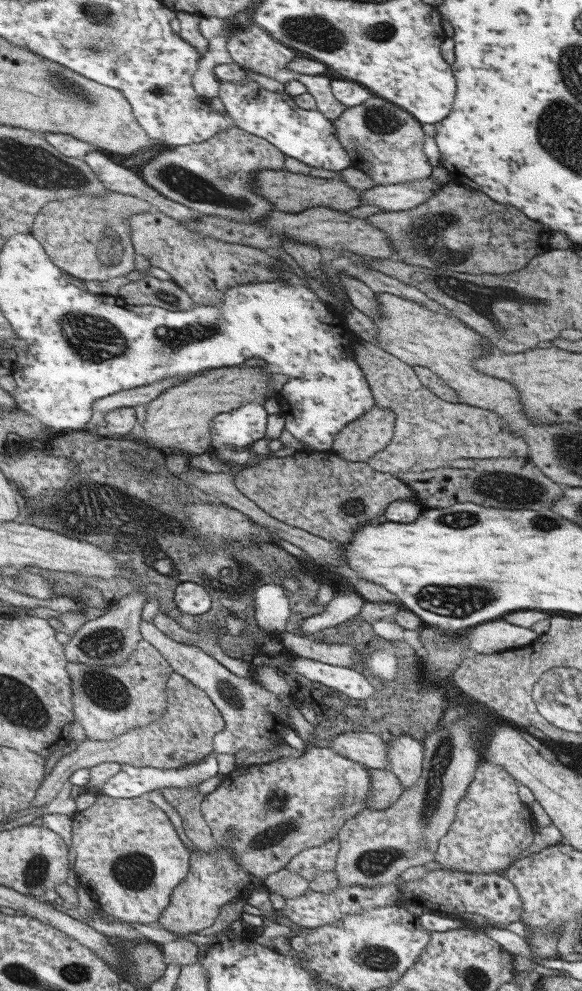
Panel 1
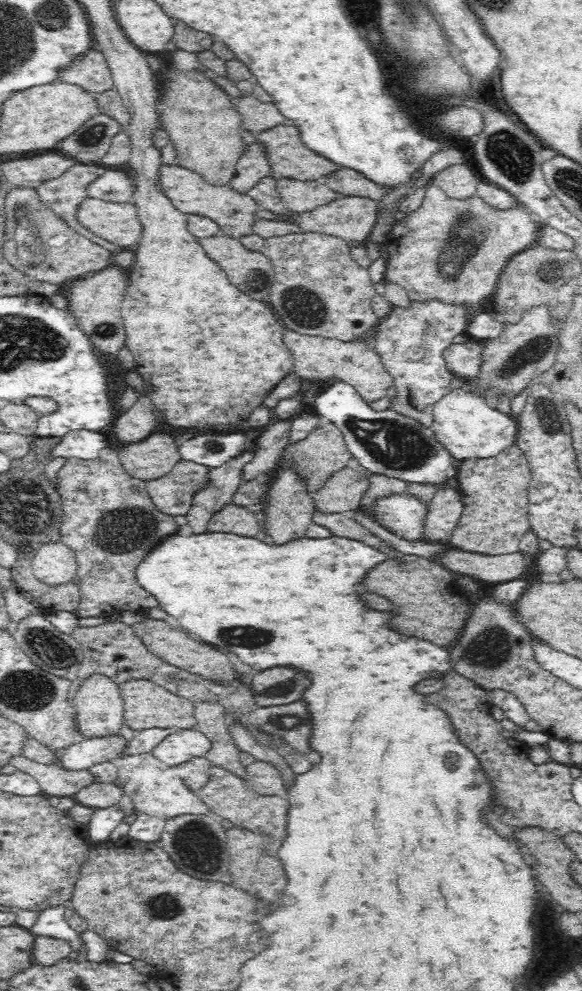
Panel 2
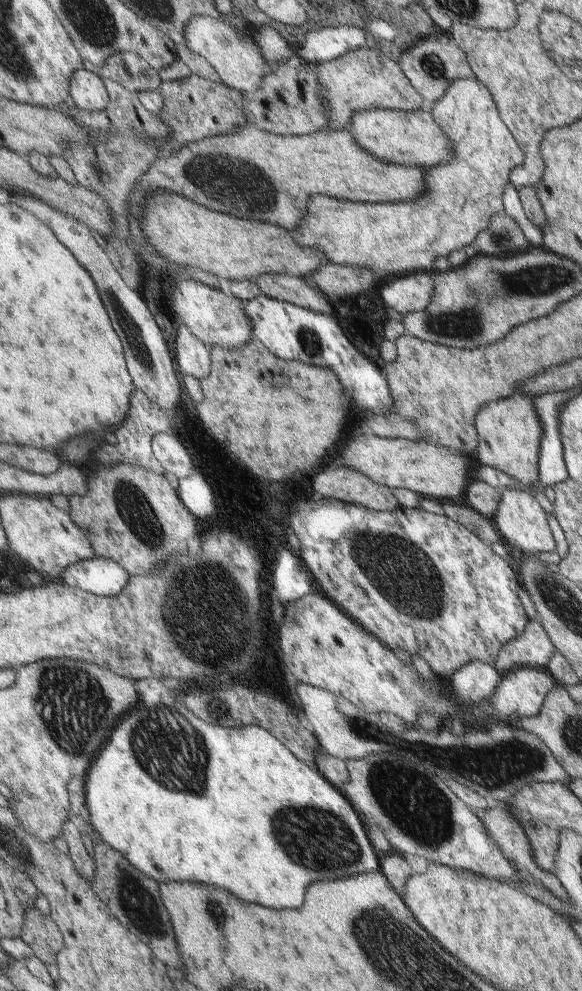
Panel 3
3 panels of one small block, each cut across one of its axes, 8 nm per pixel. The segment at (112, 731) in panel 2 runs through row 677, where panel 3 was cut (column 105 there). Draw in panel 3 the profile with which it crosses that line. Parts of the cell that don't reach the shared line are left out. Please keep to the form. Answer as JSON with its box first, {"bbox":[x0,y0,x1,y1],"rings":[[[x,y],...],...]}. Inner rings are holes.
{"bbox":[69,68,111,112],"rings":[[[79,68],[73,78],[69,78],[69,96],[77,108],[87,112],[103,112],[111,102],[103,78],[85,68]]]}

